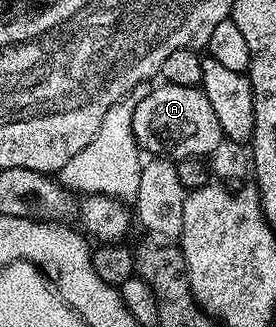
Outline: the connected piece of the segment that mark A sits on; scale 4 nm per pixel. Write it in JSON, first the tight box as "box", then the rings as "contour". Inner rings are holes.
{"box":[134,83,226,159],"contour":[[[160,83],[157,89],[149,88],[147,95],[136,101],[134,133],[141,150],[149,149],[152,155],[171,154],[176,159],[207,158],[226,139],[203,89],[167,83]]]}

